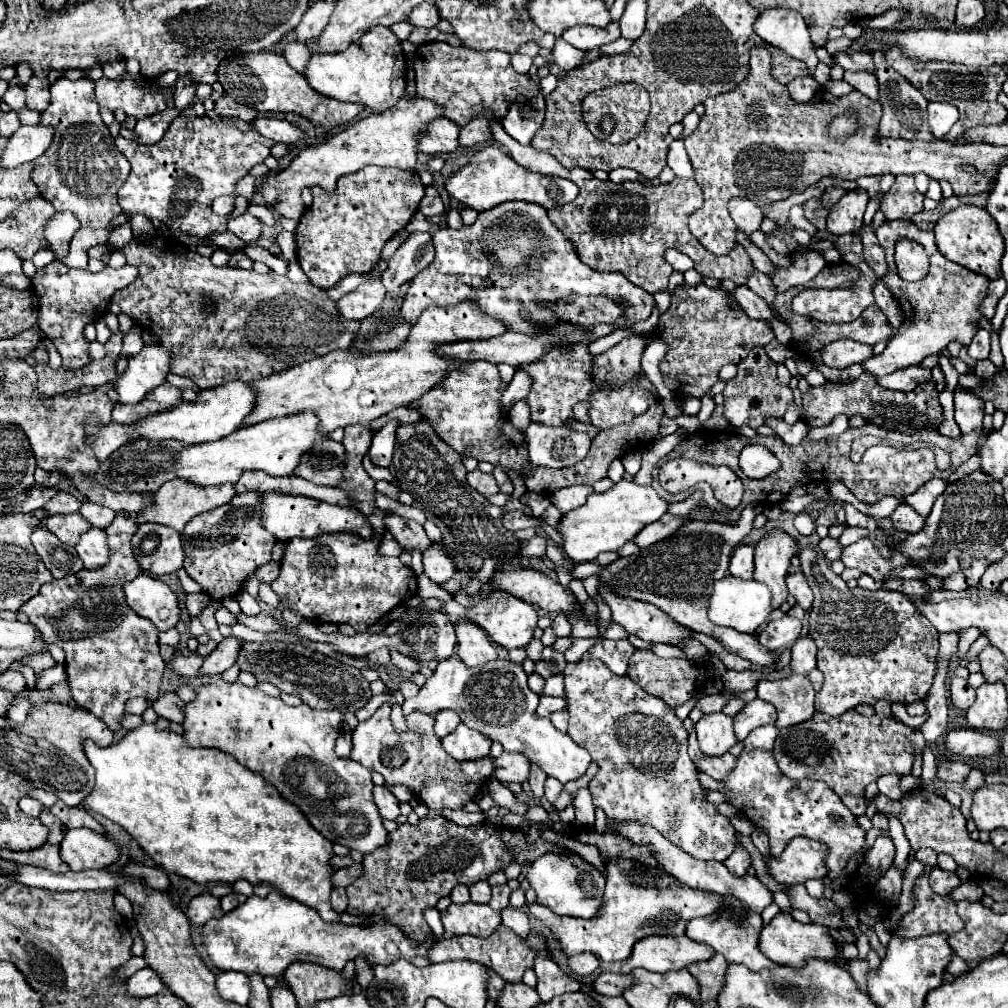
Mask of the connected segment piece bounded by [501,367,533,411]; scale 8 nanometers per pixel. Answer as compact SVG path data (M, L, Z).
M519 367L519 369L515 371L513 381L507 385L507 389L505 389L503 397L501 397L501 405L503 405L505 411L509 411L515 401L527 397L527 393L531 391L531 385L533 385L531 381L533 381L533 379L529 377L529 373L527 373L523 367Z

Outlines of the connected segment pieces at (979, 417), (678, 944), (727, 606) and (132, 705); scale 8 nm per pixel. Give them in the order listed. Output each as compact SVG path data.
M955 389L955 421L963 435L983 429L983 401L971 393Z
M687 935L679 937L645 937L635 947L631 957L625 961L623 973L635 967L643 967L647 971L665 973L671 969L687 967L691 961L703 961L713 955L713 949L691 941Z
M725 577L723 581L715 583L715 589L709 599L709 619L715 625L727 625L741 633L755 633L759 625L763 625L769 615L775 611L773 607L773 593L771 589L761 581L747 581L737 577Z
M133 697L133 699L129 699L127 701L127 707L125 707L125 711L127 713L135 713L135 715L141 715L145 709L147 709L147 699L145 697Z

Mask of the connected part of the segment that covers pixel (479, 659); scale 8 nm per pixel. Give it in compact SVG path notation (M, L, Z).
M457 621L457 655L467 667L485 665L497 659L497 645L473 621Z

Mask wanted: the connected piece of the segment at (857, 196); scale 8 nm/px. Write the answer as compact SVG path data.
M863 189L845 193L837 203L835 209L831 209L827 217L827 231L831 235L843 235L853 233L863 225L863 213L867 207L867 193Z

